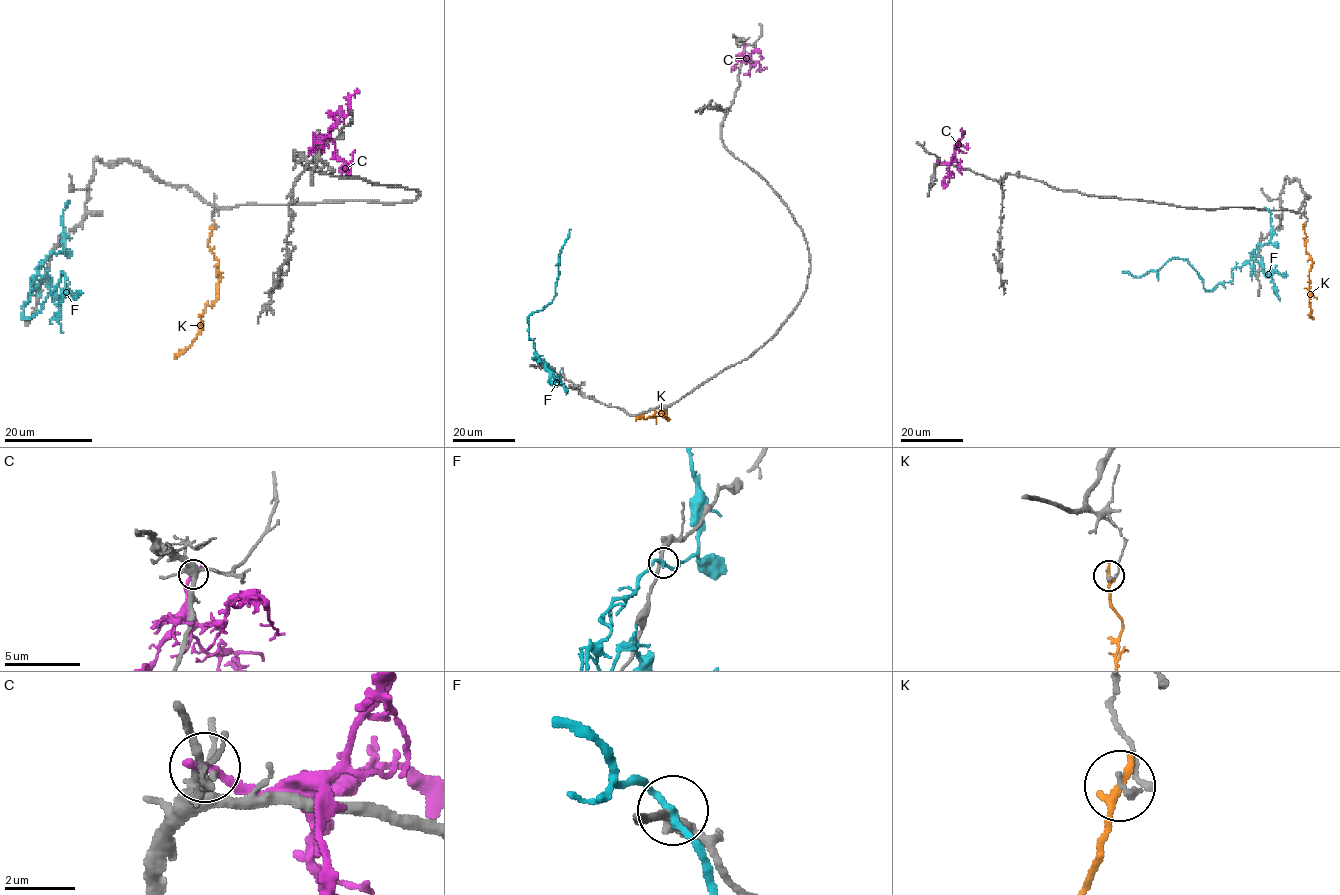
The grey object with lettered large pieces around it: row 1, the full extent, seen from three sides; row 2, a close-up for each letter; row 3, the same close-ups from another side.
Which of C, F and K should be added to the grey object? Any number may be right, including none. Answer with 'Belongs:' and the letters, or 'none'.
Belongs: none

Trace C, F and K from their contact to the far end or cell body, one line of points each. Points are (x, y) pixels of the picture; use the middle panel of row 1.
C: (744, 46), (746, 56), (757, 49), (763, 58)
F: (550, 366), (536, 355), (533, 338), (529, 338), (527, 319), (552, 300), (559, 252), (570, 229)
K: (663, 411), (660, 413), (666, 412), (668, 419), (658, 416), (635, 419)

